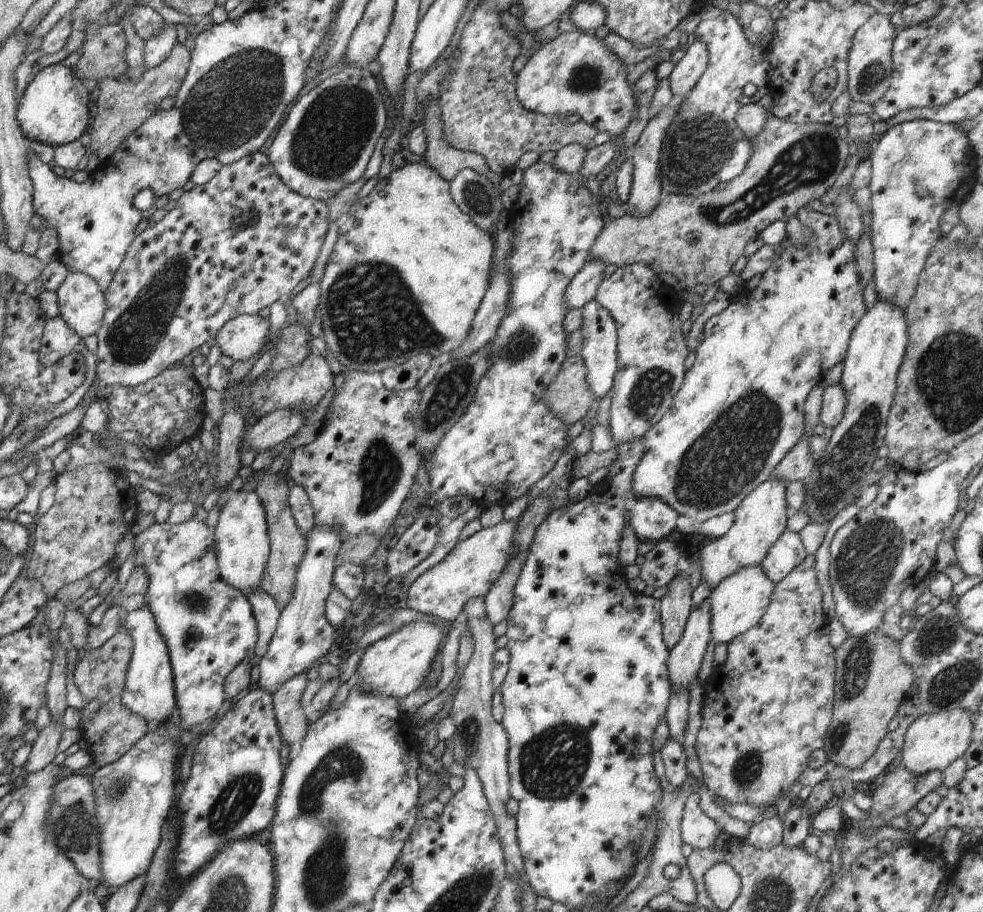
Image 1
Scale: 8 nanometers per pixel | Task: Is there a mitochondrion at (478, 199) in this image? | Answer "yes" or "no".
yes

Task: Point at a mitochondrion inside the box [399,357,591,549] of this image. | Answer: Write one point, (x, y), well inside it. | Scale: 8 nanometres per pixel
(454, 386)

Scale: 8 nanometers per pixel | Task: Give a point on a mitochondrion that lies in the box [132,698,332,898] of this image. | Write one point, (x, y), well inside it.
(238, 798)

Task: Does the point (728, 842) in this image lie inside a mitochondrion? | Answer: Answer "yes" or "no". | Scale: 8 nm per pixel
no

